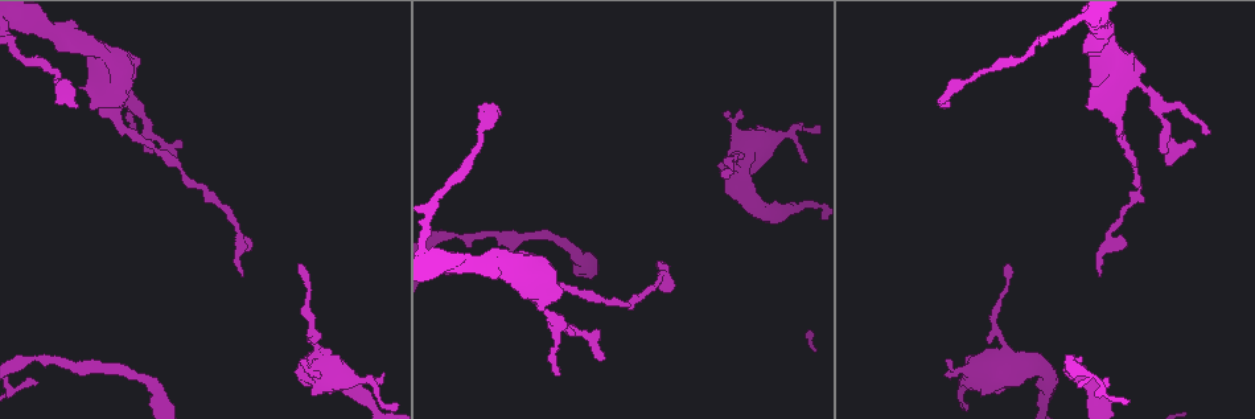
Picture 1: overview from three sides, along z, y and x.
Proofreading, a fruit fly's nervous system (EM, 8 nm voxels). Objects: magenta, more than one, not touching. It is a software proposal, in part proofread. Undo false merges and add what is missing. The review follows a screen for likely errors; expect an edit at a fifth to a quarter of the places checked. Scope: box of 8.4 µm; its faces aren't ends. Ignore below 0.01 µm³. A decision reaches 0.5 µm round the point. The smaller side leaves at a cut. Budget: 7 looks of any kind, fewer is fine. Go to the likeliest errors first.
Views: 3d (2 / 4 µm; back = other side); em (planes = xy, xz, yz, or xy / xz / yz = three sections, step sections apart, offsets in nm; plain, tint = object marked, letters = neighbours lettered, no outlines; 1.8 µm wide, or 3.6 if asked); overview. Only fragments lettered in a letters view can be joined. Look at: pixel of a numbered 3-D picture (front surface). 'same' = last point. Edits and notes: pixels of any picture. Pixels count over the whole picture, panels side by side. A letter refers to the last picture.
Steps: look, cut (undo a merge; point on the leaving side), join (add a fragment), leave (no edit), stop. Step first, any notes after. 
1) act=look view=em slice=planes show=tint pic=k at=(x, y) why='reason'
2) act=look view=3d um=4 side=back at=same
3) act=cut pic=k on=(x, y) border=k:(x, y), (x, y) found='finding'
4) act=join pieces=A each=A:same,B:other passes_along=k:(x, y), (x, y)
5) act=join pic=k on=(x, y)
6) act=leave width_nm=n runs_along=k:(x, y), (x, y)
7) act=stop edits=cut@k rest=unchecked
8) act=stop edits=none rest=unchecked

act=look view=em slice=planes show=letters pic=1 at=(1101, 276) why='branch stops here'

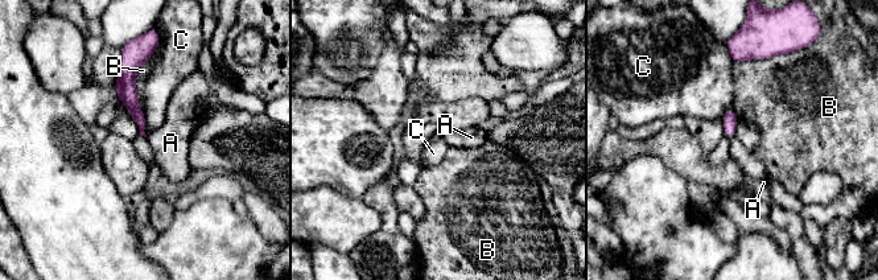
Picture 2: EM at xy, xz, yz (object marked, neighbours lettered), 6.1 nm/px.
act=leave each=A:other,B:other,C:other found='no lettered fragment goes on from it'

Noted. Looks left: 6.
act=look view=em slice=planes show=letters pic=1 at=(992, 328) why='sudden change in width'

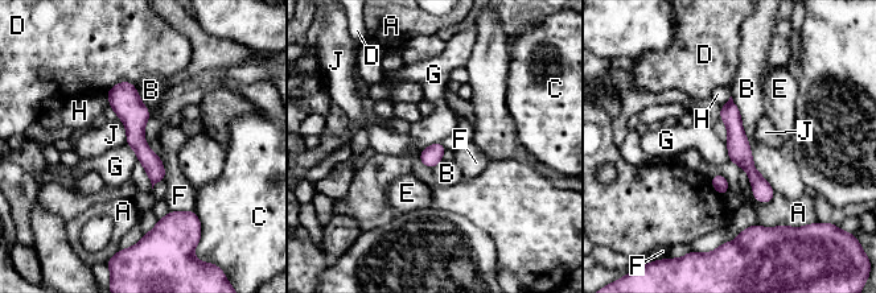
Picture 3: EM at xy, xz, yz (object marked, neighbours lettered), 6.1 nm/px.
act=leave width_nm=120 each=A:other,B:other,C:other,D:other,E:other,F:other,G:other,H:other,J:other border=3:(439, 141), (427, 145), (419, 153) found='one cell here'

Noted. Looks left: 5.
act=look view=em slice=yz step=4 show=letters pic=1 at=(36, 381) why='branch stops here'

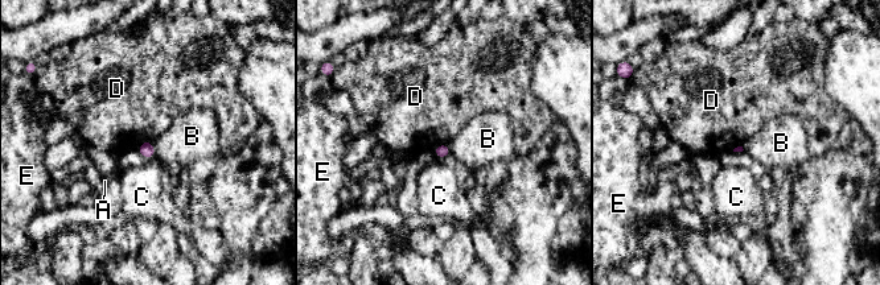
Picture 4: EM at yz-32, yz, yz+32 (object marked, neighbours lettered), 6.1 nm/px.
act=leave each=A:other,B:other,C:other,D:other,E:other border=4:(151, 140), (143, 141), (136, 148) found='none of them fits'

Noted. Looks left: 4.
act=stop edits=none rest=unchecked

